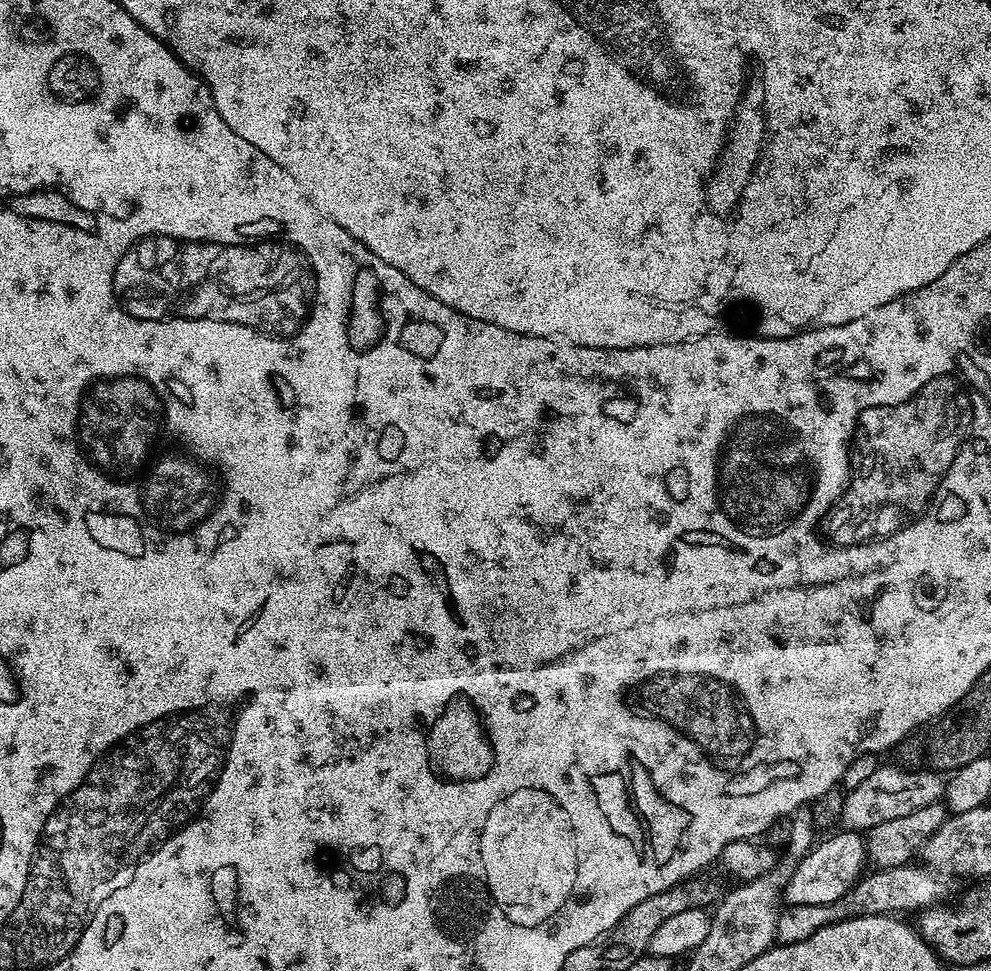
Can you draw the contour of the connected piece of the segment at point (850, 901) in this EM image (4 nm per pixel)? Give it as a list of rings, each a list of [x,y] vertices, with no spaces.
[[[912,867],[882,868],[871,871],[870,876],[865,875],[857,880],[856,885],[849,892],[842,894],[842,898],[838,898],[838,902],[826,902],[822,906],[794,904],[785,907],[776,917],[775,943],[806,942],[806,938],[810,938],[810,934],[818,934],[818,930],[822,930],[826,926],[859,916],[886,916],[916,911],[919,913],[935,901],[932,899],[936,896],[936,884],[931,880],[933,877],[927,871],[924,873]]]

